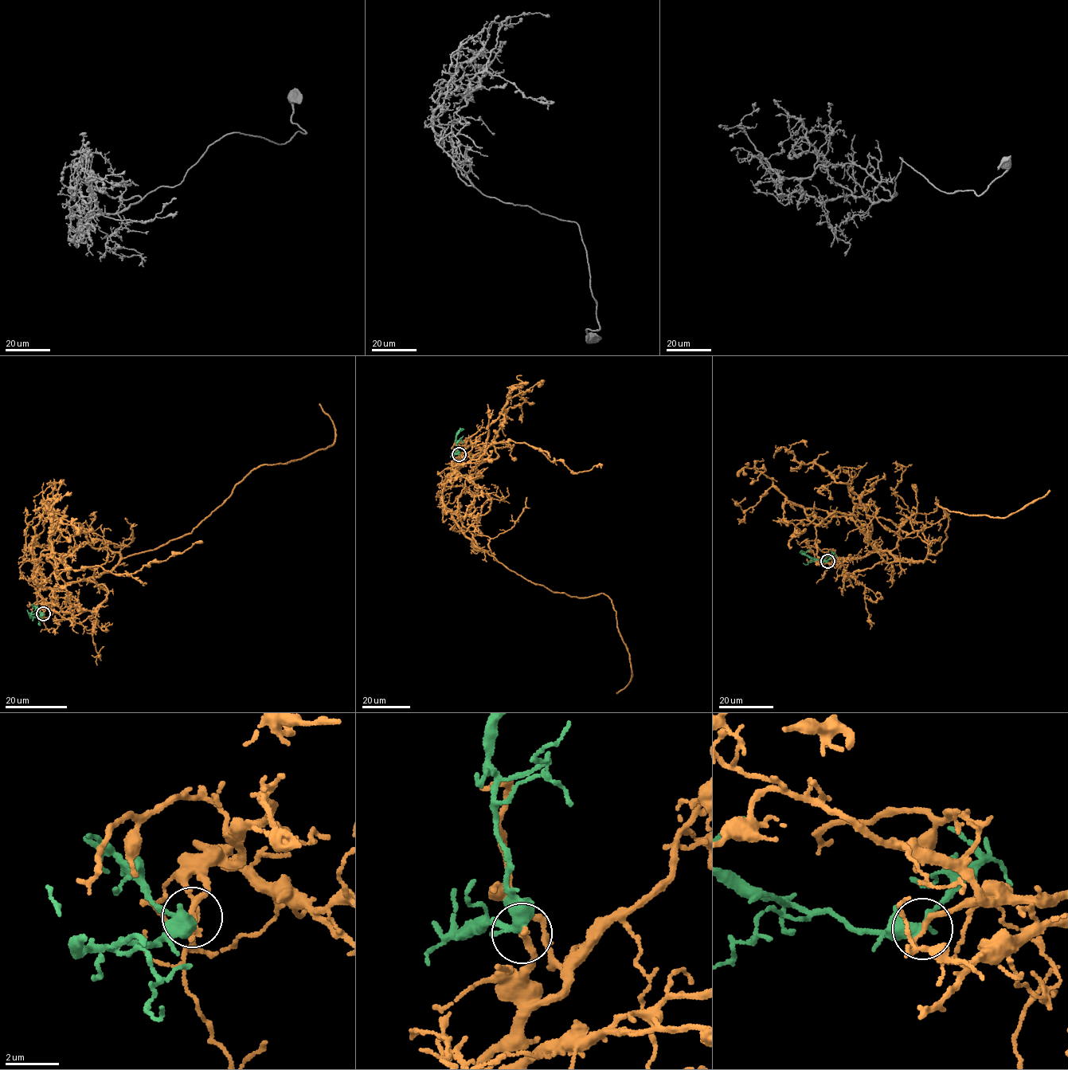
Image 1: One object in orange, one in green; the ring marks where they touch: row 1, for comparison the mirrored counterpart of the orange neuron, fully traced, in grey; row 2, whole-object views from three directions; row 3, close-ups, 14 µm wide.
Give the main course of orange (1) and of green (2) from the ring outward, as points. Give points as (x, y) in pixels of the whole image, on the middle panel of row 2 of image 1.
1: (459, 454), (442, 500), (474, 544), (554, 592), (577, 597), (602, 593), (611, 600), (631, 675), (617, 693)
2: (459, 454), (456, 435), (463, 429)

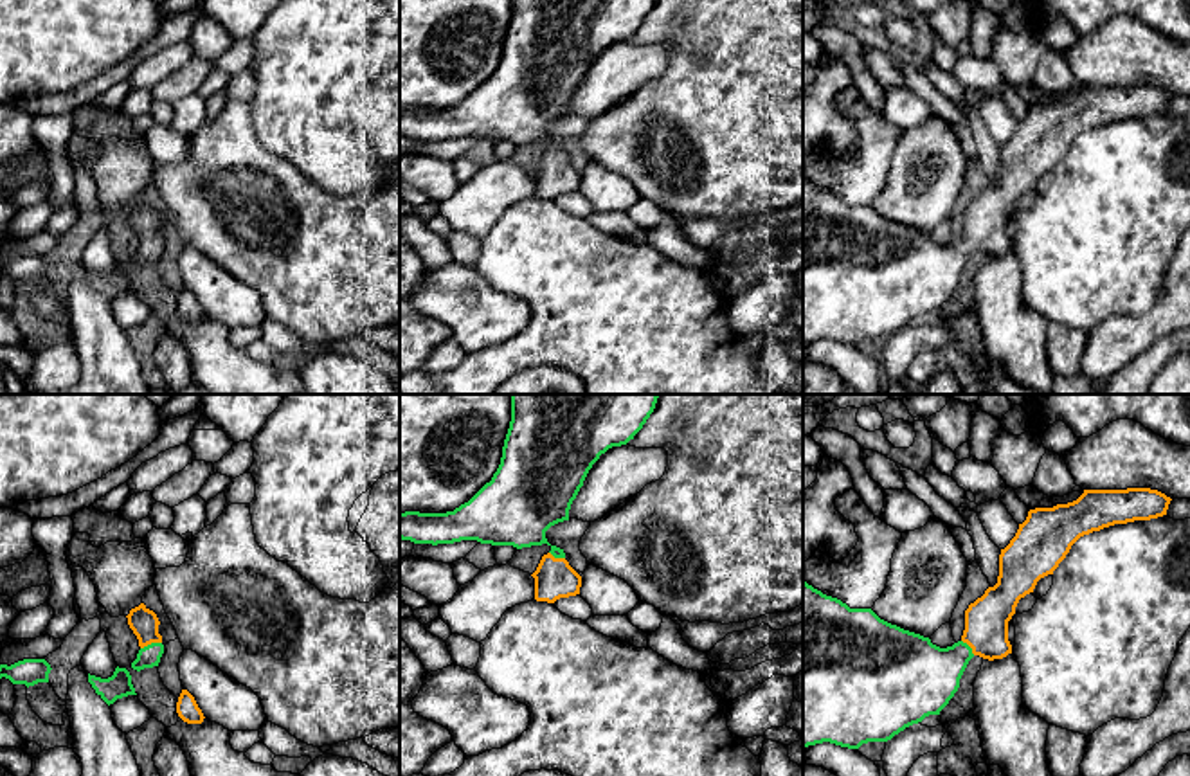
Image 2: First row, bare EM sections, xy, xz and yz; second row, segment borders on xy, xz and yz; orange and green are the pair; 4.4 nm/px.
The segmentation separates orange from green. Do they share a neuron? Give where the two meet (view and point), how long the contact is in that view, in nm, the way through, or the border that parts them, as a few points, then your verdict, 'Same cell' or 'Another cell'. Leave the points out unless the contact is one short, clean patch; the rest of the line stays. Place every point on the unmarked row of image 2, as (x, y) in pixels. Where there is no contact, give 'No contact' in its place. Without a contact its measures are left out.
Touches orange at xy (150, 240). Shared border 100 nm. Path across: xy (144, 220), (150, 240), (150, 252). Same cell

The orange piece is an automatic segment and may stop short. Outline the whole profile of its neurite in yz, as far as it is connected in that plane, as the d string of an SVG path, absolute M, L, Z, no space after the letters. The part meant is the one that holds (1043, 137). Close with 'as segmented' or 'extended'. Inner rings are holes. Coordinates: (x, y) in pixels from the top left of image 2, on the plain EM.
M1150 85L1084 86L1073 99L1030 106L1015 133L1001 146L997 180L969 202L963 232L947 245L880 216L871 205L850 205L841 196L823 191L803 176L803 344L830 338L859 346L868 338L888 338L925 313L940 311L958 288L960 275L974 252L994 257L1012 250L1008 218L1015 211L1019 196L1033 189L1041 175L1053 171L1080 133L1114 121L1163 113L1170 97L1165 90Z | extended

